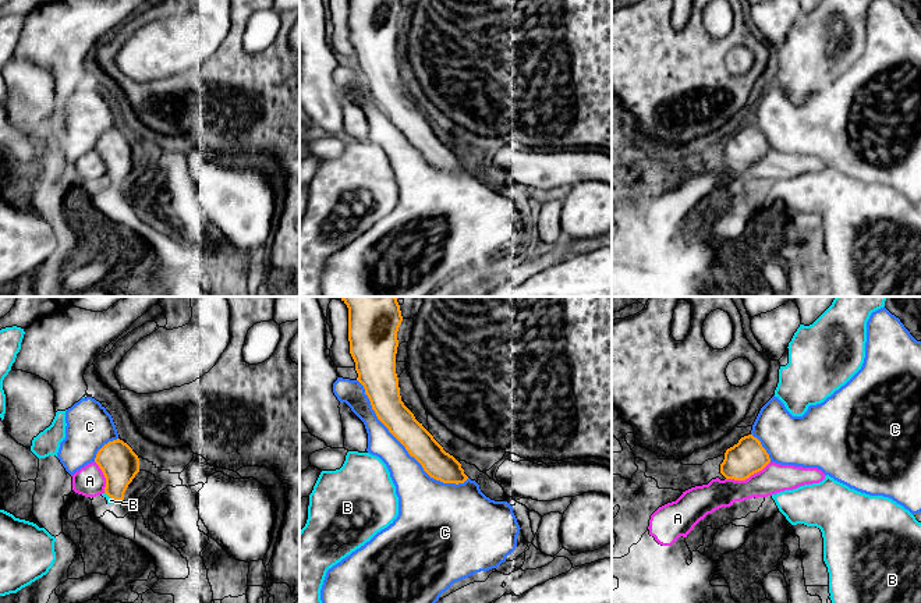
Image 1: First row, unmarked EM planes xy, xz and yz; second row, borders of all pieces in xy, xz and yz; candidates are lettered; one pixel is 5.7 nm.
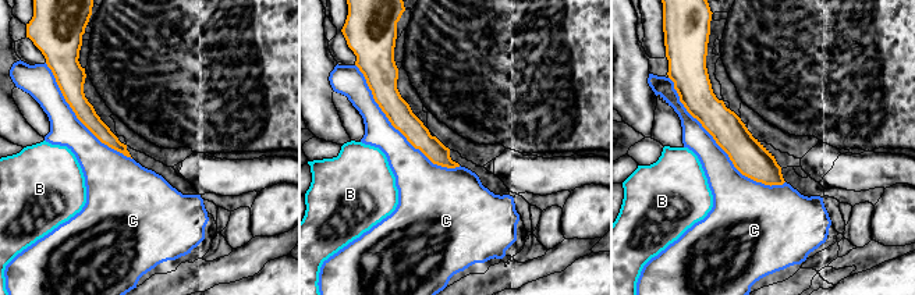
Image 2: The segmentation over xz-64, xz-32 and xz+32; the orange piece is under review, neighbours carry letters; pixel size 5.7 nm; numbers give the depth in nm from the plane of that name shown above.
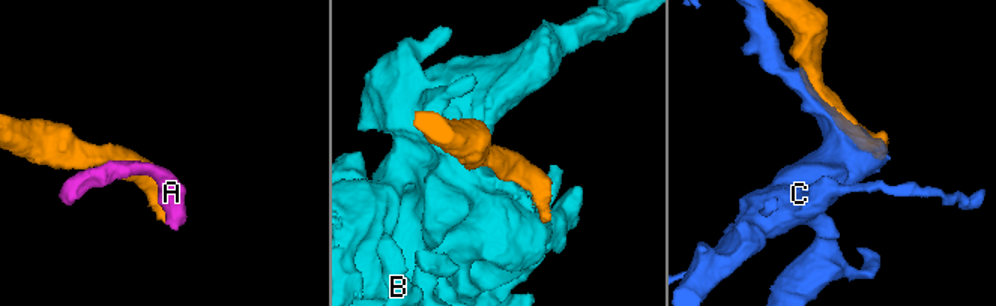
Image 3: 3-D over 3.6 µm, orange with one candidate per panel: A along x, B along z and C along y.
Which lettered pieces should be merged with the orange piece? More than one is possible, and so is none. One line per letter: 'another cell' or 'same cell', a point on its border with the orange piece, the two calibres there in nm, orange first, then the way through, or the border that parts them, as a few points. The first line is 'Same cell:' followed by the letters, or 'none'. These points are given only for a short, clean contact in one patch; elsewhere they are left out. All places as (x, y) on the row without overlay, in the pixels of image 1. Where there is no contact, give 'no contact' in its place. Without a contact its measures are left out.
Same cell: A
A: same cell; meets orange in yz at (747, 166); 200 nm thick on the orange side, 170 nm on the other
B: another cell; meets orange in xy at (110, 184); 220 nm thick on the orange side, 40 nm on the other
C: another cell; meets orange in xz at (404, 134); 170 nm thick on the orange side, 220 nm on the other

